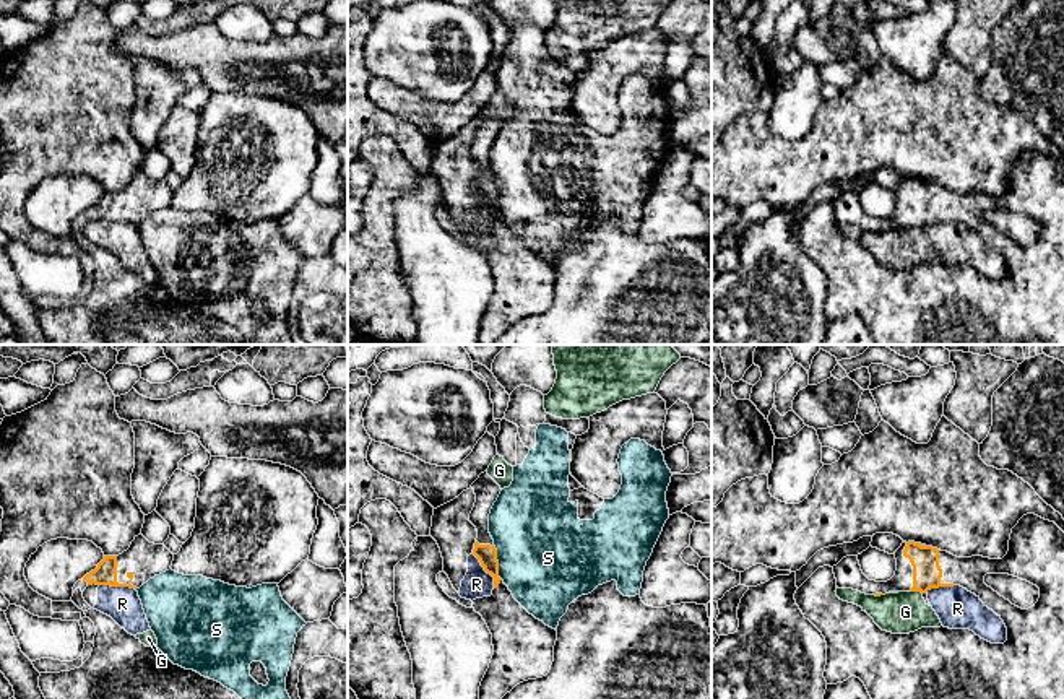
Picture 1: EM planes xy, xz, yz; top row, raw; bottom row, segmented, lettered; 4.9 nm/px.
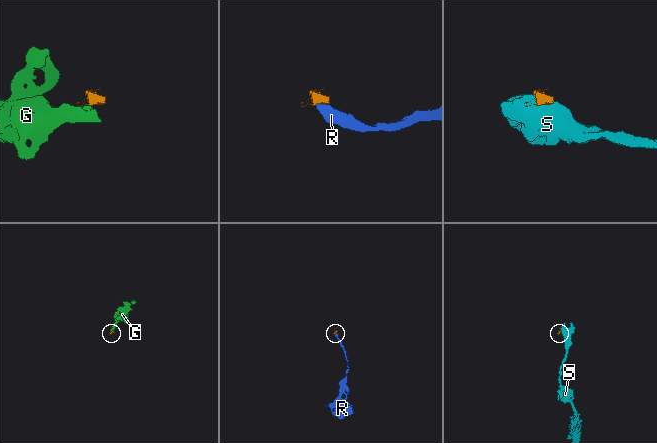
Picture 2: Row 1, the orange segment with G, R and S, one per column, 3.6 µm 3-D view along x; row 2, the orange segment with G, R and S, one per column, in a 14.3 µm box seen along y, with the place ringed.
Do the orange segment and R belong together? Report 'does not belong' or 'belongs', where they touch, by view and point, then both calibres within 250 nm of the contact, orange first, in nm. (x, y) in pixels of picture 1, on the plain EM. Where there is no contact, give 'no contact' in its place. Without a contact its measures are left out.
does not belong | xy (117, 221) | 110/180 nm

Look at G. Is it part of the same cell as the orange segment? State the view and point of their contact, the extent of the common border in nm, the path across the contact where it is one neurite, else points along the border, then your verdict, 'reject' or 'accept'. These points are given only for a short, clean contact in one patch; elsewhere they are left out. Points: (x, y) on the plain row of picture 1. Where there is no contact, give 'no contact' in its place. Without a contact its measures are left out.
contact yz (916, 226); length 60 nm; reject

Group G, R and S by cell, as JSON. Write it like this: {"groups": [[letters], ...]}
{"groups": [["G", "R"], ["S"]]}

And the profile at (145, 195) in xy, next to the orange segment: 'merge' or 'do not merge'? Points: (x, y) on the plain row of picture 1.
merge

